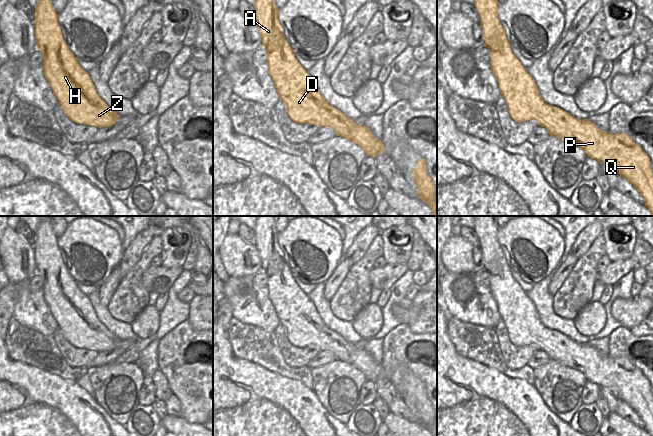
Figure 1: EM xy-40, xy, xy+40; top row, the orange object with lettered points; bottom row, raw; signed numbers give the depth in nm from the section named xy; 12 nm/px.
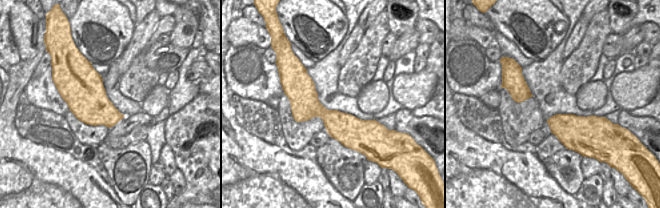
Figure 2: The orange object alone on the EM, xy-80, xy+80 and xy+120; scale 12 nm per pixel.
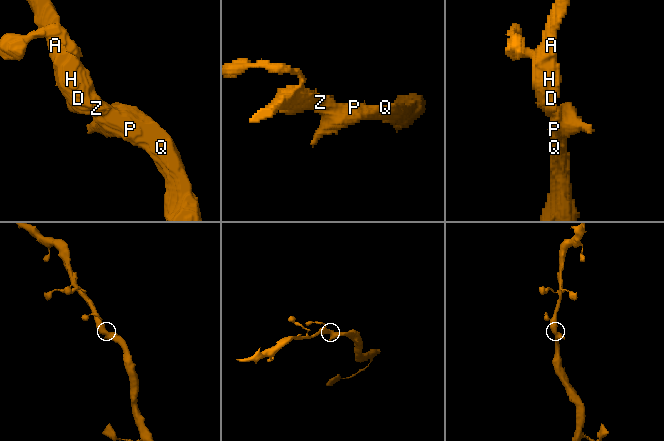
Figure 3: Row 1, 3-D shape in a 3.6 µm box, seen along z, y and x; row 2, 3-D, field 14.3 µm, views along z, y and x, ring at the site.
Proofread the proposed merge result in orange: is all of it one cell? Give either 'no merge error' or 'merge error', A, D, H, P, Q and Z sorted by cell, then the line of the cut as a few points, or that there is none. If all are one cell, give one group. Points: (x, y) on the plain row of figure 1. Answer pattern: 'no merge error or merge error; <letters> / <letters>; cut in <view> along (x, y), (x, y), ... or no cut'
no merge error; A D H P Q Z; no cut

